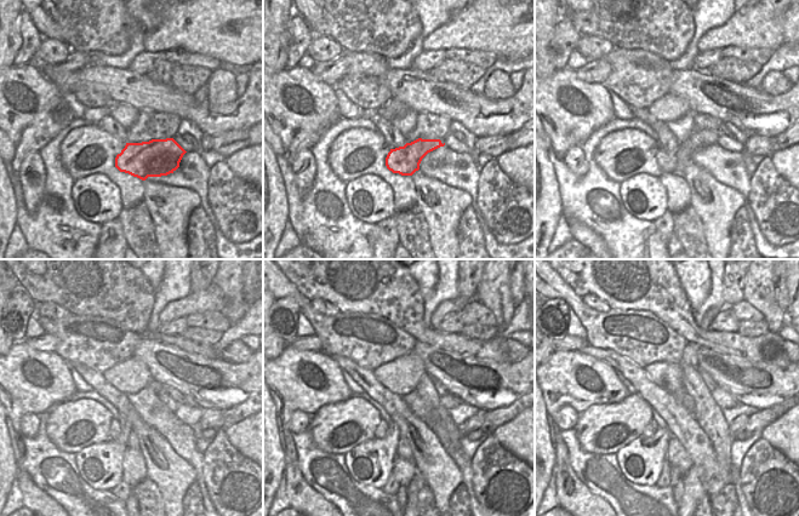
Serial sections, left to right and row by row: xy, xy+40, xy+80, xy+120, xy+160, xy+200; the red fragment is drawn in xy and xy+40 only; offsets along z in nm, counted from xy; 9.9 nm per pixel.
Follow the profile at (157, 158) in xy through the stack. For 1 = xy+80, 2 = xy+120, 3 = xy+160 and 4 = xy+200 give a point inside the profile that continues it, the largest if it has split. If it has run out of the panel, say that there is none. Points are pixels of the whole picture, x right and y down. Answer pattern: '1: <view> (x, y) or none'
1: xy+80 (668, 162)
2: xy+120 (114, 431)
3: xy+160 (381, 430)
4: xy+200 (652, 426)

